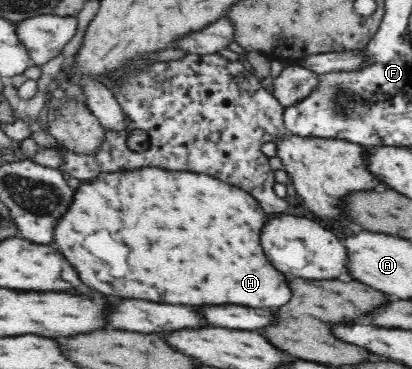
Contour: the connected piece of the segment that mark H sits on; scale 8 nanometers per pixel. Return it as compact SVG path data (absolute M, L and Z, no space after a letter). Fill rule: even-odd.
M149 167L145 170L137 170L135 174L125 174L123 178L119 178L119 174L111 174L111 178L99 178L99 182L83 184L79 188L79 194L75 196L75 206L71 206L71 214L63 218L63 230L59 230L57 244L67 254L67 258L75 262L75 268L79 270L83 284L87 284L93 290L99 290L101 294L131 298L131 300L147 300L157 304L189 304L189 306L235 304L235 306L251 306L251 308L279 308L291 300L291 286L285 274L279 272L263 252L261 232L267 220L269 216L265 214L257 198L229 182L203 173L174 172Z

